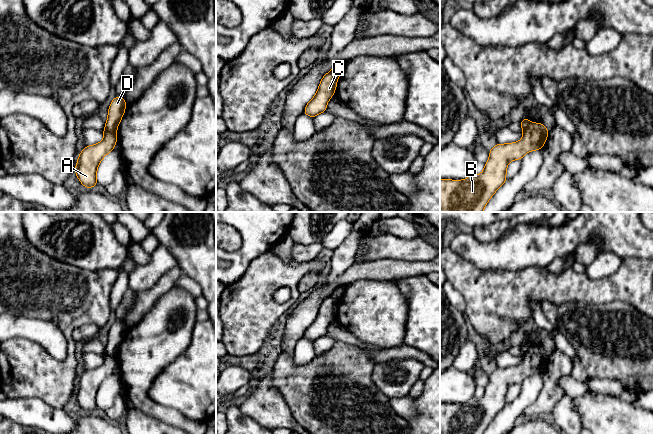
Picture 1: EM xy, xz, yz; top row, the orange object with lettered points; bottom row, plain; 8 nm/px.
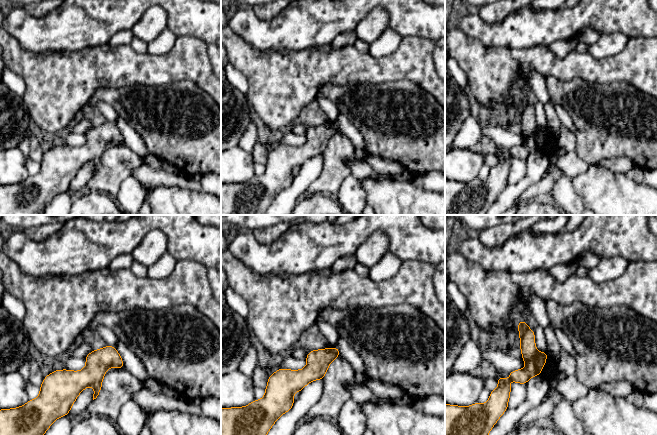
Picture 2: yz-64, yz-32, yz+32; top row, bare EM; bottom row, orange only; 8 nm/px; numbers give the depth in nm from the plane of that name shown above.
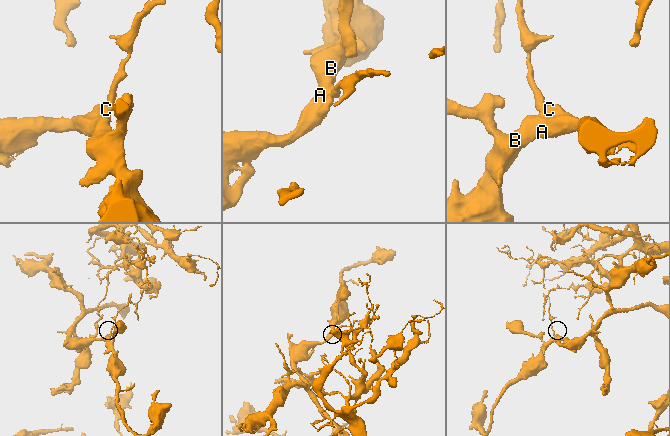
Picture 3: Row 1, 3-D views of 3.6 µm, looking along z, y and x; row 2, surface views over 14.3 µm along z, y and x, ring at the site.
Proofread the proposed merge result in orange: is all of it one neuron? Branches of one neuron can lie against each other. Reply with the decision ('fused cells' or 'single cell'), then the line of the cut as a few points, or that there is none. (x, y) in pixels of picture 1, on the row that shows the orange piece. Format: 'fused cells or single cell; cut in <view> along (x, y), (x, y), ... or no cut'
fused cells; cut in xy along (105, 128), (115, 134)

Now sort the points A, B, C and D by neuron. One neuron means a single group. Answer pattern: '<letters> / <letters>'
A B C / D

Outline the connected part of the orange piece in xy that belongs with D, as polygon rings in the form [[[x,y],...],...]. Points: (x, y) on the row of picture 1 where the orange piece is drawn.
[[[115,96],[108,109],[108,118],[105,122],[106,129],[113,134],[117,133],[118,125],[126,109],[125,98]]]

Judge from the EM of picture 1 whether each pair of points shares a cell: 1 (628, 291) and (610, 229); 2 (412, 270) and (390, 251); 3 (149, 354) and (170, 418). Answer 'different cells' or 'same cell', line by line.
1: different cells
2: different cells
3: same cell

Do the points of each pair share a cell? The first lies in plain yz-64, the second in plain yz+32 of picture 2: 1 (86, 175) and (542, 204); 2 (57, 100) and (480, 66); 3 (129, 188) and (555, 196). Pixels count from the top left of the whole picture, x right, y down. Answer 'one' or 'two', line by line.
1: two
2: one
3: one

